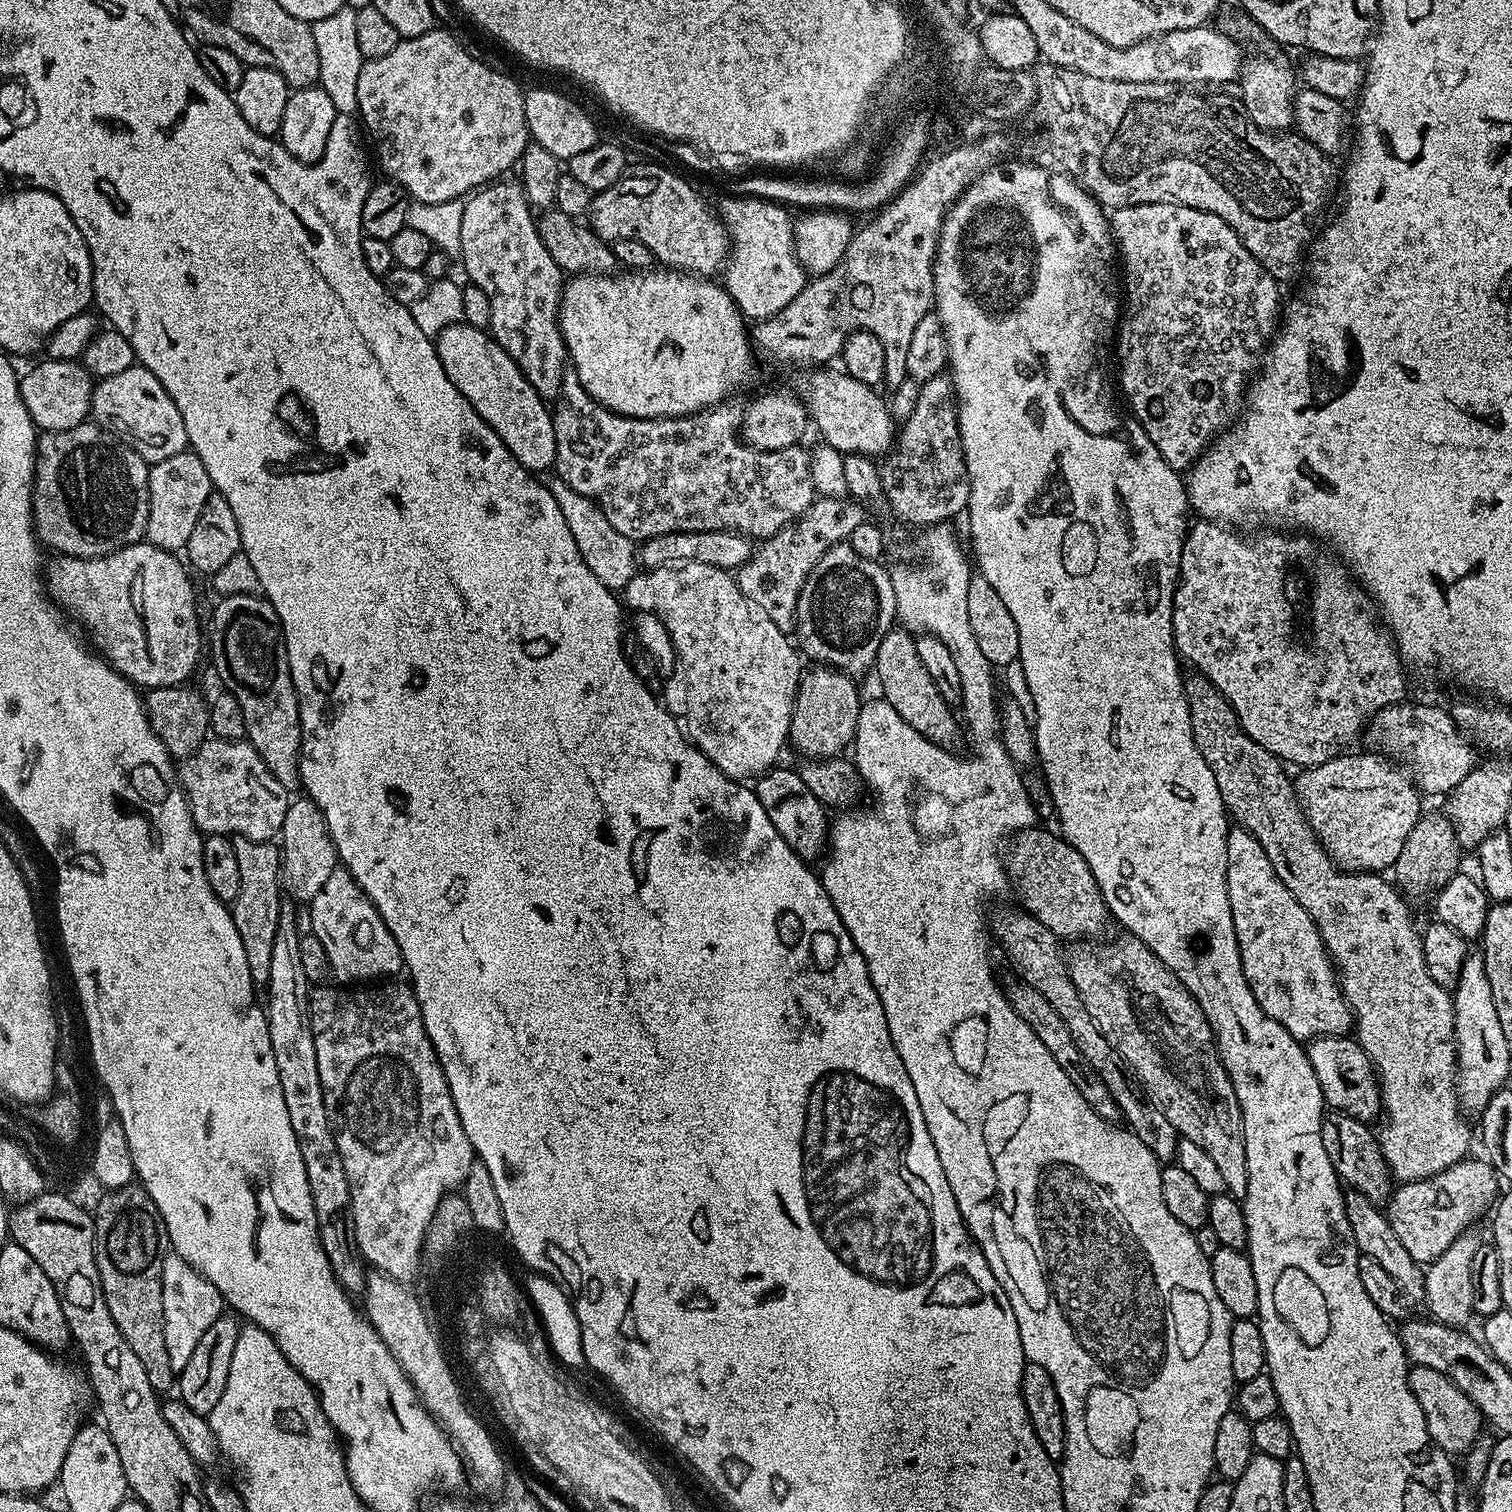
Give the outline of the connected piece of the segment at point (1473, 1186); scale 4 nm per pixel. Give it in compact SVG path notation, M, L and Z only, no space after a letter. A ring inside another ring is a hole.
M1472 1159L1459 1160L1437 1176L1401 1183L1386 1201L1386 1215L1391 1229L1398 1234L1410 1258L1421 1266L1427 1266L1446 1254L1450 1244L1475 1225L1472 1223L1483 1214L1484 1207L1497 1203L1501 1191L1497 1169L1487 1159Z

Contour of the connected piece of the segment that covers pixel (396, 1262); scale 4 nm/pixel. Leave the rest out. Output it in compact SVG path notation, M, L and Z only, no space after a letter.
M388 982L385 988L372 988L368 993L364 996L364 1008L360 1005L360 1000L356 996L351 996L348 992L343 992L340 988L324 988L328 986L316 986L311 989L309 998L308 998L308 1006L306 1009L306 1019L308 1025L312 1027L312 1038L314 1040L314 1054L318 1056L318 1078L322 1084L322 1090L324 1091L324 1101L326 1102L326 1114L328 1115L328 1121L330 1122L330 1126L332 1127L332 1137L334 1138L334 1142L336 1143L336 1150L340 1155L342 1160L342 1170L346 1176L346 1182L348 1183L348 1203L350 1205L350 1219L352 1222L352 1234L356 1241L356 1247L363 1259L367 1261L369 1265L375 1271L385 1272L390 1278L394 1278L395 1280L399 1280L401 1282L411 1281L411 1276L418 1272L418 1269L421 1267L421 1249L424 1246L424 1236L427 1234L428 1223L430 1222L434 1211L441 1200L442 1195L445 1192L450 1192L456 1189L459 1189L461 1185L464 1183L464 1179L466 1178L466 1174L470 1172L470 1166L474 1162L474 1153L472 1150L472 1144L466 1138L466 1134L462 1130L462 1122L458 1118L458 1110L454 1106L454 1102L452 1101L452 1095L450 1094L450 1090L448 1089L448 1083L446 1082L446 1078L444 1077L444 1071L442 1070L442 1066L436 1060L436 1051L434 1050L434 1046L430 1042L430 1038L426 1034L426 1026L422 1022L422 1010L418 1006L418 998L414 995L411 990L411 987L407 983L404 984L392 984L396 982Z

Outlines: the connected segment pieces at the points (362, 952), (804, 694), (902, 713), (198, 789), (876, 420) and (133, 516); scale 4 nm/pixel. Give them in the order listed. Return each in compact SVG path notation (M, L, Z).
M337 870L330 874L330 878L326 878L326 884L318 890L318 894L314 894L309 908L312 908L308 912L312 919L311 935L316 936L326 949L326 958L333 977L337 976L340 980L372 980L375 976L392 978L396 971L404 968L404 959L394 934L390 934L386 922L382 922L370 898L357 886L356 879L347 870Z
M812 666L800 677L792 721L788 727L791 747L796 747L804 758L836 758L844 747L856 739L862 697L856 689L857 681L847 672L827 666Z
M893 626L882 638L882 644L878 646L878 654L874 665L874 673L880 679L879 695L894 710L898 710L898 718L906 722L906 726L914 726L918 734L922 734L930 742L934 742L939 748L955 749L956 743L962 736L962 724L953 709L938 694L938 686L930 678L929 672L922 666L918 659L916 649L916 636L908 633L901 626Z
M209 738L204 741L204 744L194 754L190 754L179 765L178 779L180 787L184 789L184 796L188 799L188 809L192 815L192 821L196 823L197 828L201 833L211 834L214 836L241 836L242 838L250 838L251 840L272 840L279 837L280 827L286 818L286 810L290 803L289 789L282 786L282 782L278 782L278 778L274 778L274 774L270 774L270 770L266 770L266 762L262 762L260 755L254 750L254 746L248 743L247 739L243 740L218 740Z
M826 370L809 371L812 373L801 382L799 388L809 421L820 431L819 439L845 454L883 457L893 447L898 432L897 425L888 413L885 397L880 397L875 387L863 384L844 370L822 371Z
M85 422L79 424L74 430L62 430L61 432L41 431L36 442L36 476L32 479L32 527L36 530L36 539L45 549L53 548L53 553L62 556L81 556L87 560L117 552L131 544L141 543L146 536L146 522L150 514L149 467L149 461L143 460L130 445L123 444L109 432L96 427L95 423Z

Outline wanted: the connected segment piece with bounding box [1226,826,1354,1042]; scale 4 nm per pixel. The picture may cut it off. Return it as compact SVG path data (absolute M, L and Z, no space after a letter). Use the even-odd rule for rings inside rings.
M1239 826L1229 827L1226 838L1226 886L1234 930L1240 943L1242 970L1246 974L1246 982L1250 982L1250 990L1254 990L1254 998L1258 998L1258 1006L1262 1006L1262 1010L1266 1010L1266 1014L1270 1014L1270 1018L1281 1024L1295 1040L1311 1042L1317 1036L1345 1035L1354 1024L1352 1011L1340 993L1338 973L1332 957L1324 949L1318 926L1314 926L1310 914L1302 910L1294 894L1286 890L1282 878L1274 874L1274 866L1270 866L1270 858L1266 858L1262 842Z

